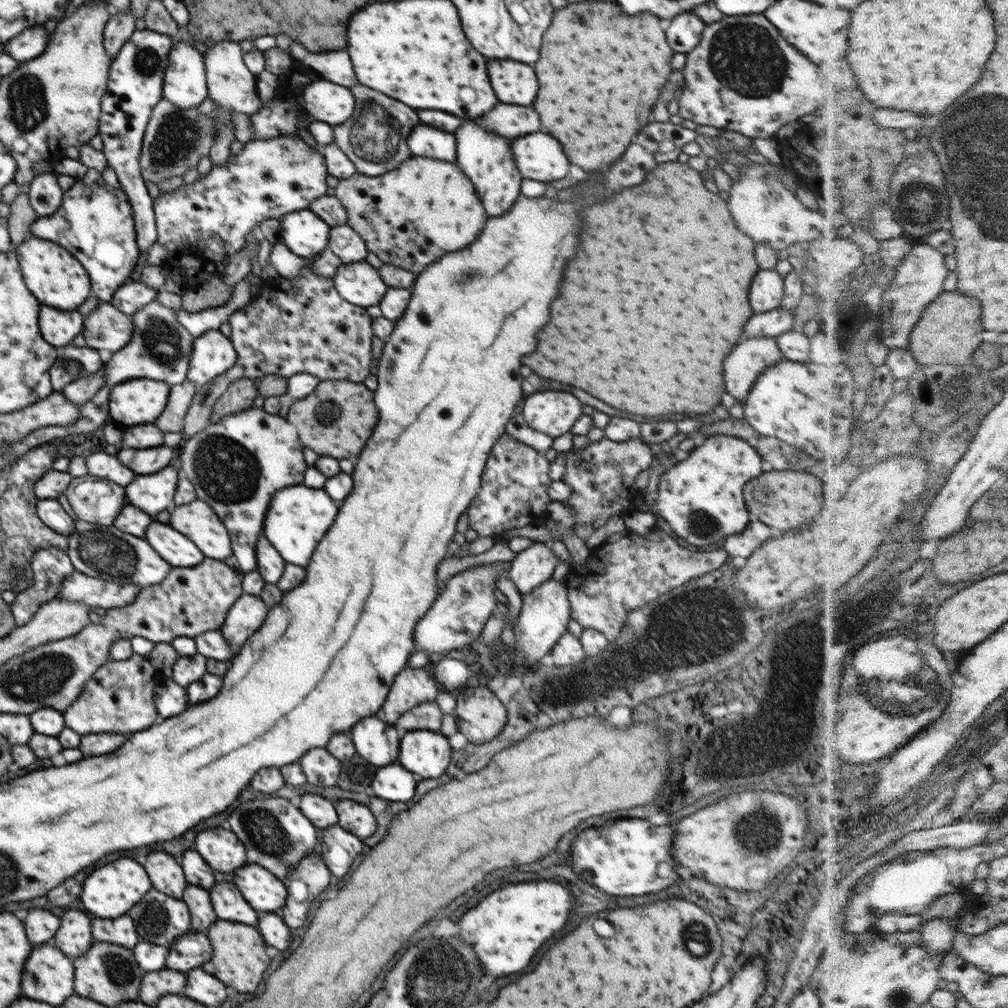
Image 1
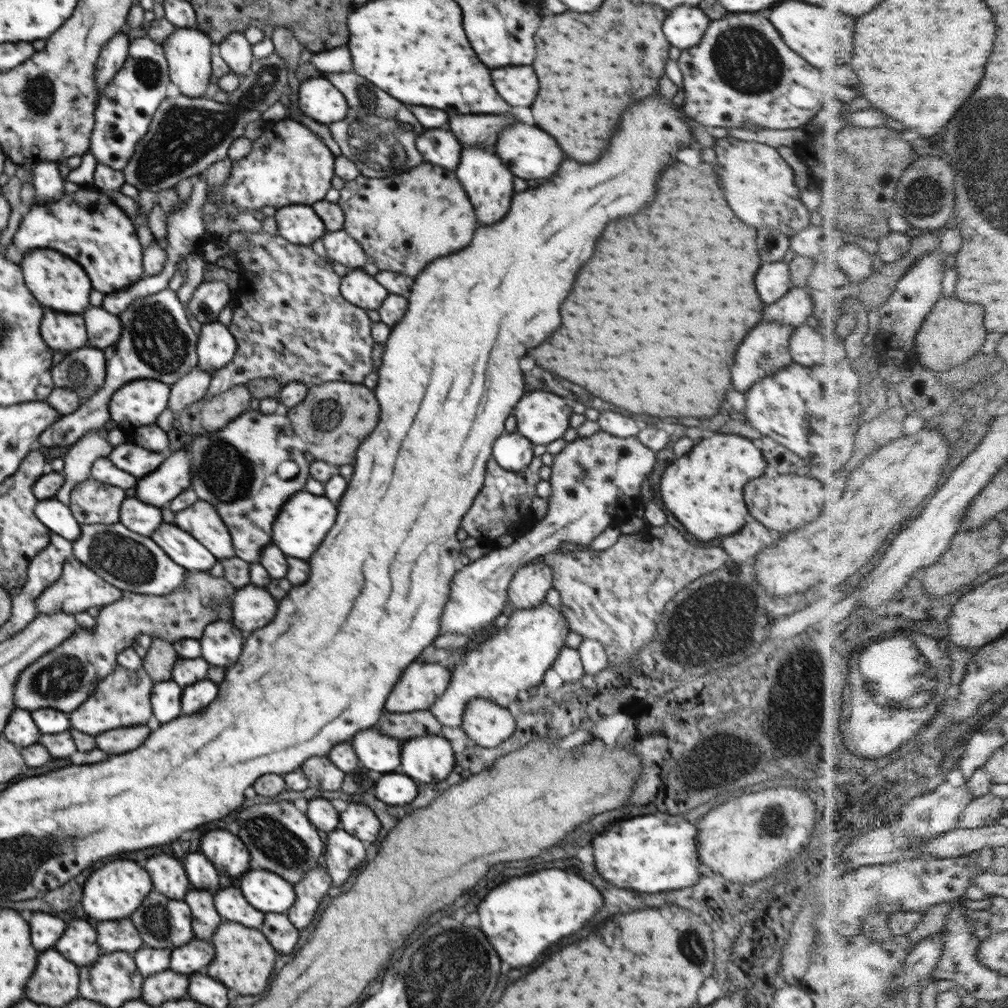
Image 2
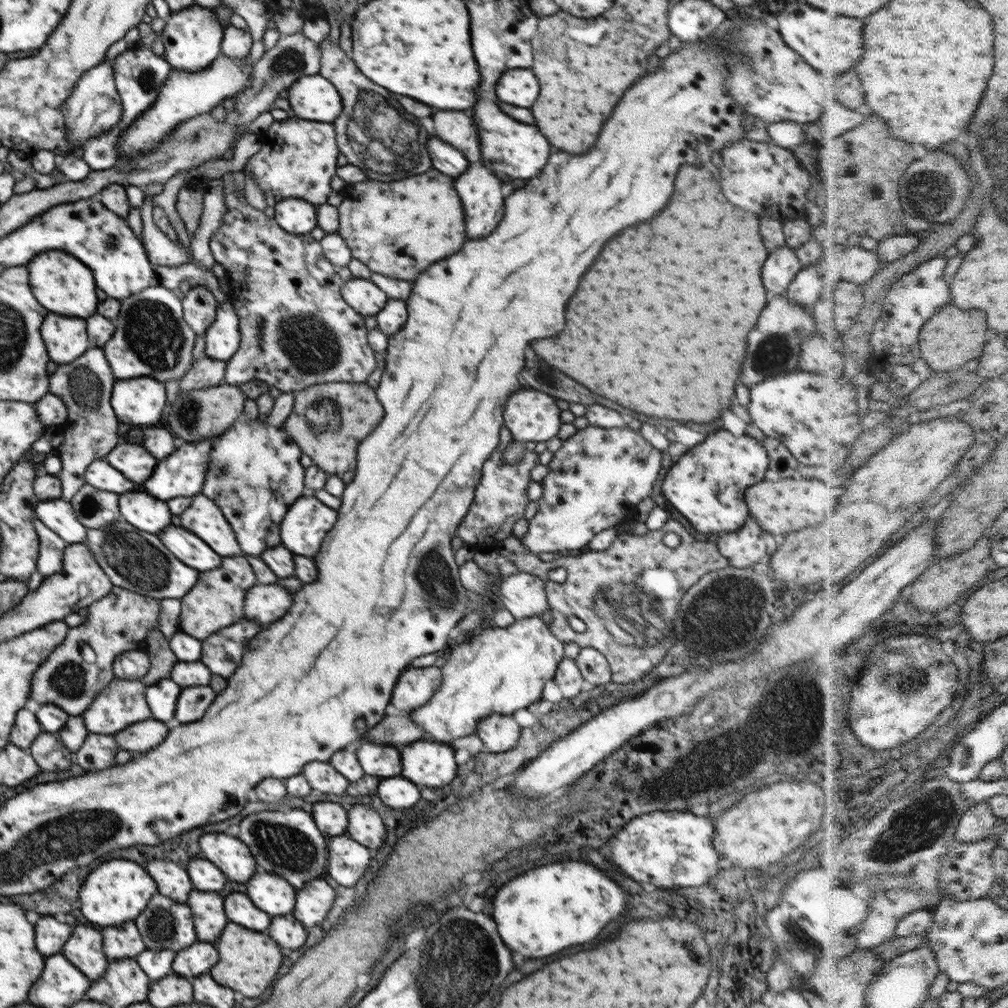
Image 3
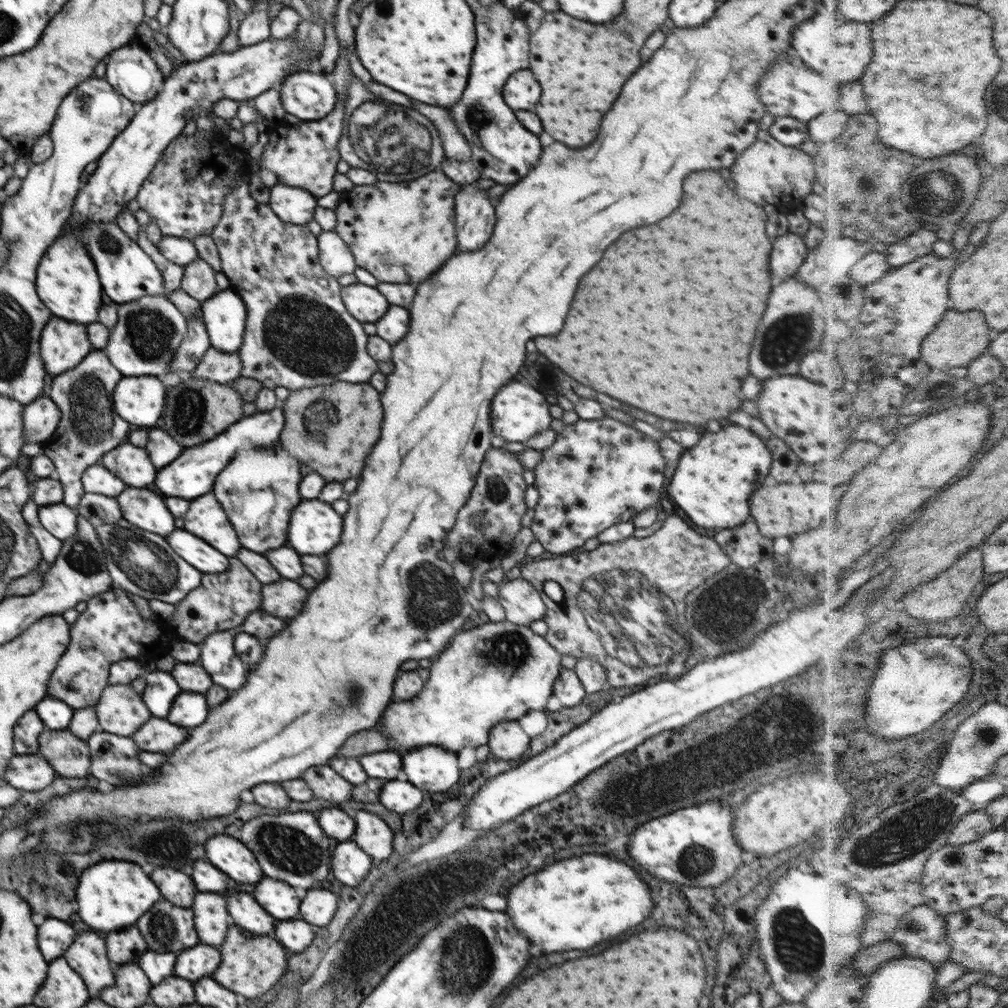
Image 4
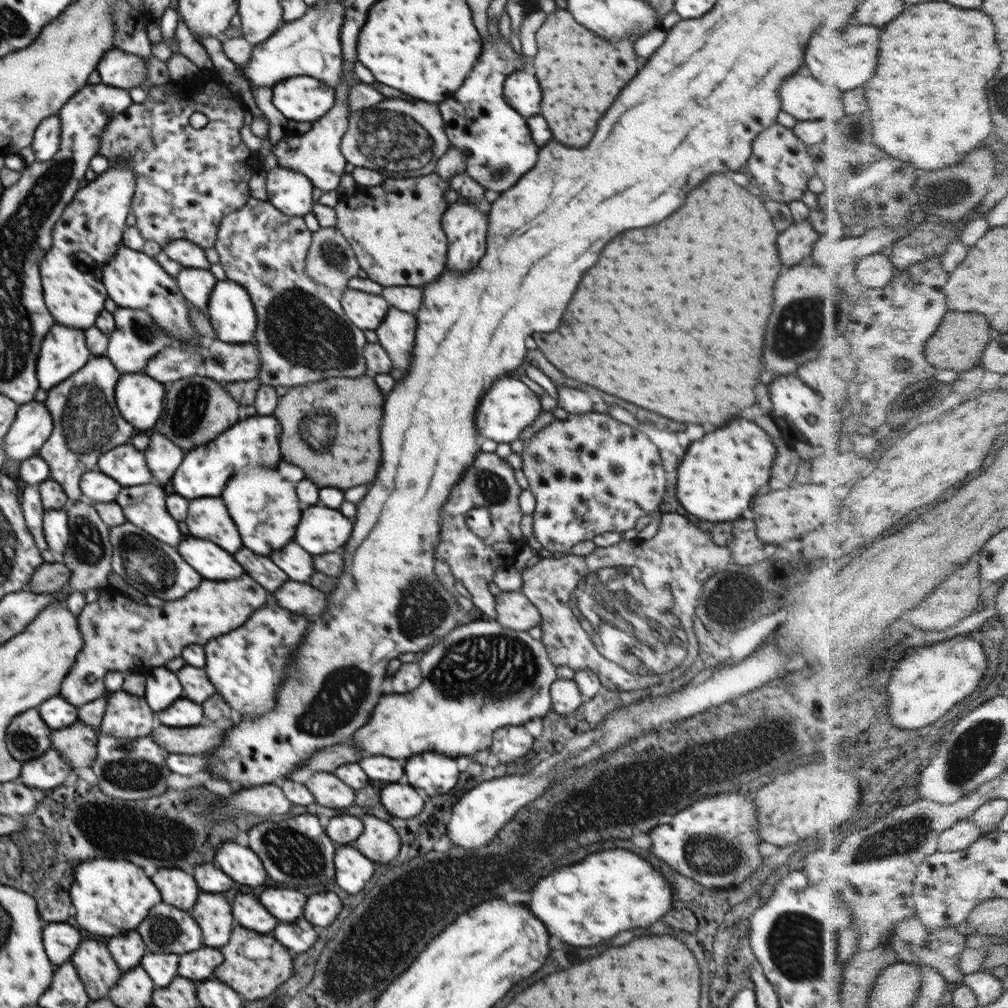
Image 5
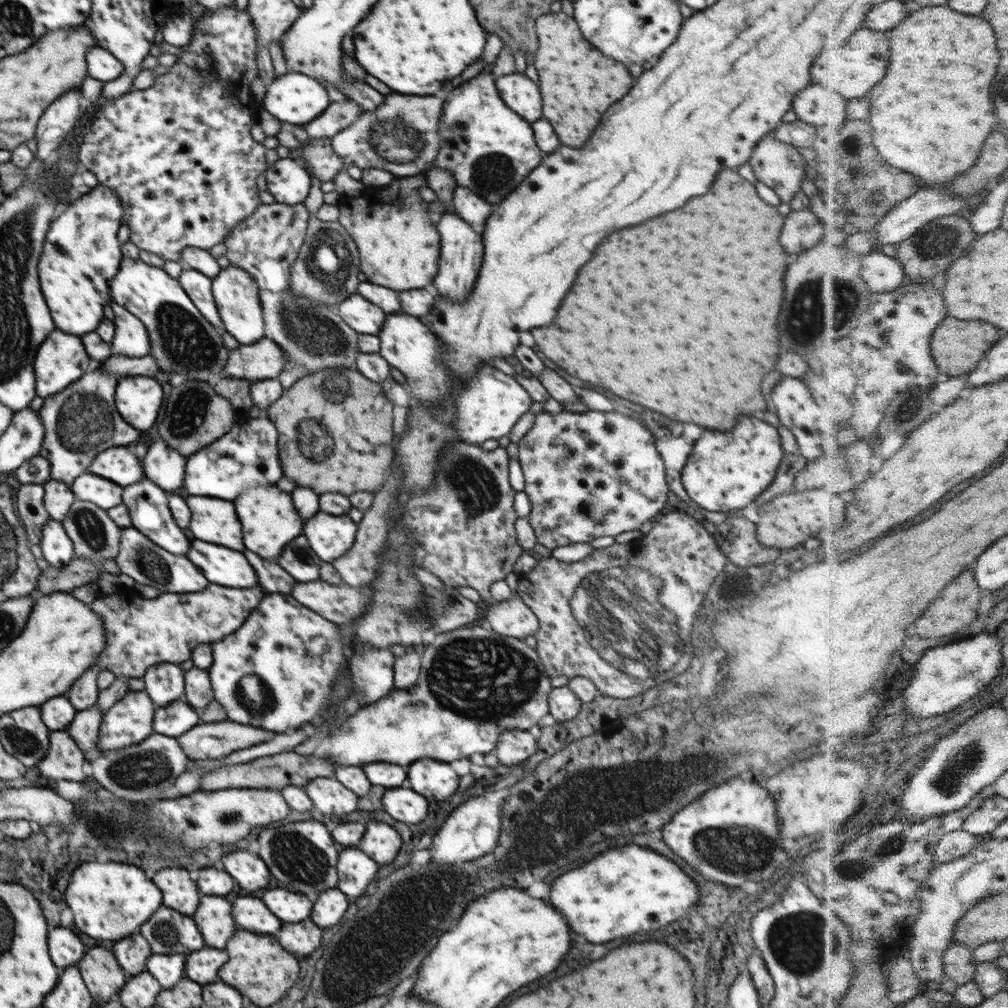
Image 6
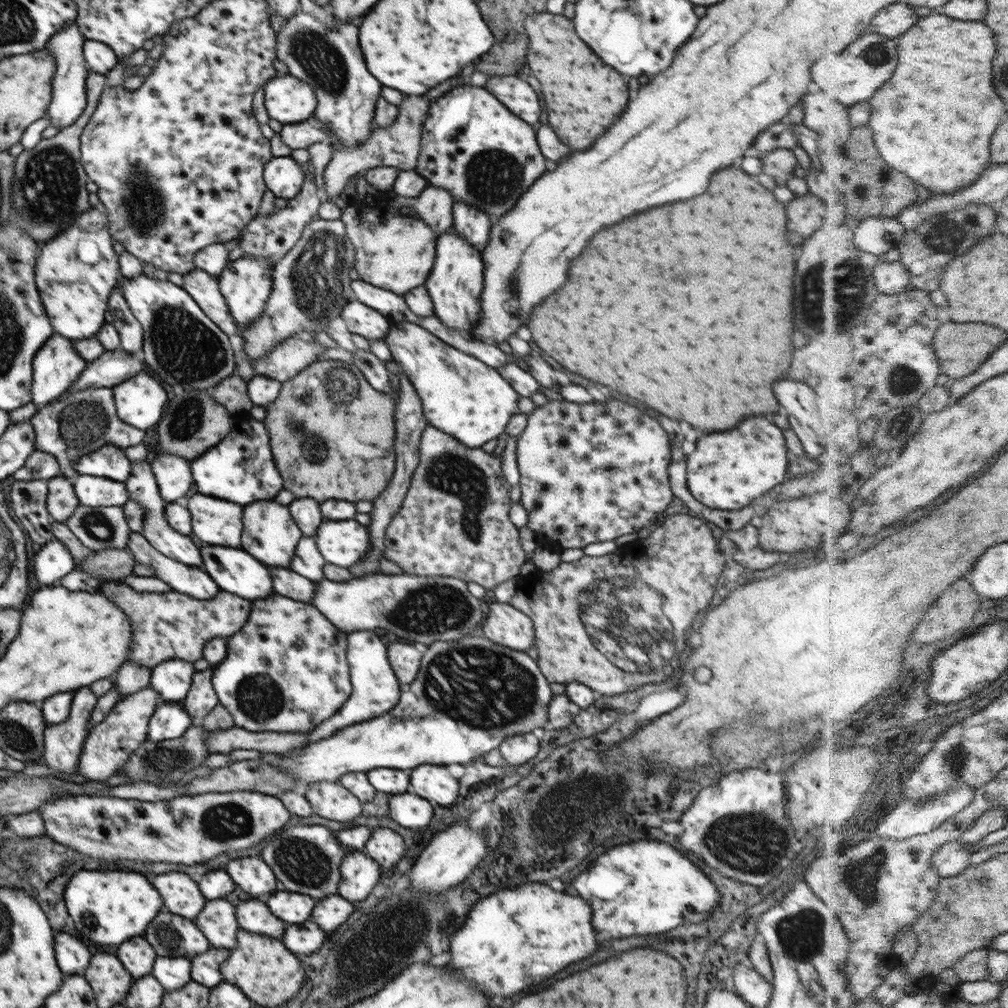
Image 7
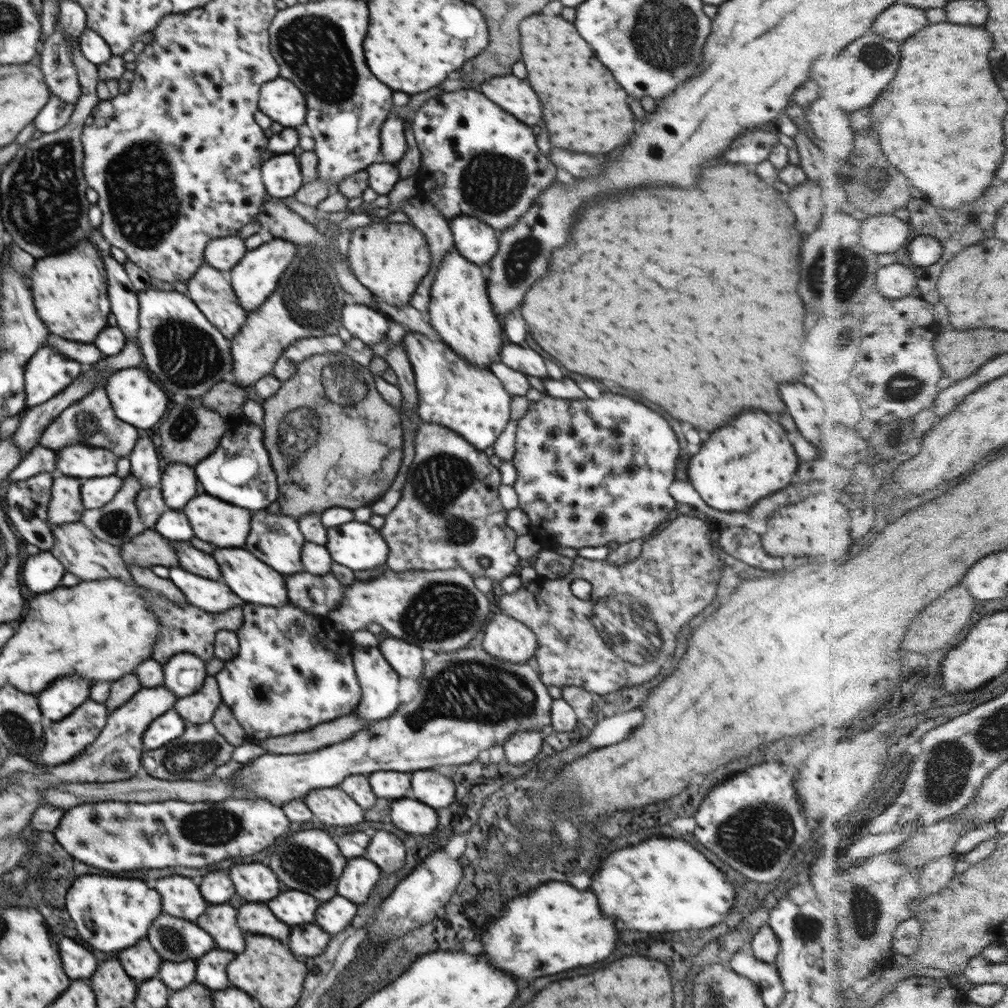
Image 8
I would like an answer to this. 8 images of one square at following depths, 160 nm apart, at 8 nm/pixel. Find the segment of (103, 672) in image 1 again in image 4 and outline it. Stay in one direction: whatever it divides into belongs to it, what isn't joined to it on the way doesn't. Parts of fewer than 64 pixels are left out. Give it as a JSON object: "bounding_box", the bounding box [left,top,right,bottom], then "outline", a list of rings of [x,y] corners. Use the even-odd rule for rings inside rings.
{"bounding_box":[94,684,153,737],"outline":[[[109,684],[94,709],[102,731],[125,737],[133,736],[153,717],[143,695],[136,693],[130,684]]]}

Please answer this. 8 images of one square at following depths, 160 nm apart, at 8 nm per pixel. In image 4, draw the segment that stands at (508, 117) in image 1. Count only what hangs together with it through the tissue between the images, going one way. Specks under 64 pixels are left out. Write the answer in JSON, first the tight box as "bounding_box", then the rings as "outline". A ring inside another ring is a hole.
{"bounding_box":[411,99,471,162],"outline":[[[411,99],[414,108],[428,116],[434,124],[436,124],[437,131],[443,142],[443,149],[445,152],[445,158],[448,160],[458,160],[460,162],[466,162],[471,160],[471,150],[467,143],[467,138],[464,138],[457,126],[454,126],[455,122],[450,118],[450,114],[444,110],[444,108],[438,108],[438,106],[428,106],[422,102],[418,102]]]}

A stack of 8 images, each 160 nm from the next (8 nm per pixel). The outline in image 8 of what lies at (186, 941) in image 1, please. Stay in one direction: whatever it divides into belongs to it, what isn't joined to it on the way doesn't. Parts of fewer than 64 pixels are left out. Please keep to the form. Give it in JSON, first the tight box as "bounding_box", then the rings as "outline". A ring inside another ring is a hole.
{"bounding_box":[196,950,234,990],"outline":[[[212,950],[196,960],[196,982],[212,988],[224,990],[230,986],[226,976],[226,966],[234,960],[234,954],[224,950]]]}

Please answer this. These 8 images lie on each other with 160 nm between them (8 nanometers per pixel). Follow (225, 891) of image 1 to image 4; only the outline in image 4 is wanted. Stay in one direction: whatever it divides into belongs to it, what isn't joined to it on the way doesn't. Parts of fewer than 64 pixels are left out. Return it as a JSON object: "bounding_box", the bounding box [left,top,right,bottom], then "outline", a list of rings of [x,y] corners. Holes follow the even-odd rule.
{"bounding_box":[228,892,276,934],"outline":[[[244,892],[232,894],[228,898],[228,912],[238,926],[254,934],[268,934],[276,924],[276,920],[250,894]]]}

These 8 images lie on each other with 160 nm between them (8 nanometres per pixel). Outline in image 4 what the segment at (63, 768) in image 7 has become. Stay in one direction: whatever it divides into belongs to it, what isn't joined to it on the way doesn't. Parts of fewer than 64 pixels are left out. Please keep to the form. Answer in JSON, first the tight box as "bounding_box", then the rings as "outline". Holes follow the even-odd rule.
{"bounding_box":[1,558,263,790],"outline":[[[230,558],[229,561],[229,569],[224,574],[203,574],[200,586],[175,605],[174,614],[169,619],[142,618],[120,587],[112,586],[87,600],[86,609],[71,624],[71,641],[52,673],[47,697],[61,700],[74,710],[96,707],[102,691],[109,685],[109,668],[115,662],[146,657],[145,652],[150,650],[157,655],[165,653],[172,638],[202,644],[209,634],[240,626],[251,612],[261,608],[263,584],[241,560]],[[14,754],[10,760],[1,778],[18,790],[44,790],[58,775],[40,754]]]}

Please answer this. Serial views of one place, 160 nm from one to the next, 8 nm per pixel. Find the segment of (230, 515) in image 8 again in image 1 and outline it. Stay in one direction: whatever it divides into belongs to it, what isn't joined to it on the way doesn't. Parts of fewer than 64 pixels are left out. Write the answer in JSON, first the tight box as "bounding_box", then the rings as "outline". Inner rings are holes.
{"bounding_box":[170,499,233,561],"outline":[[[196,499],[184,506],[174,505],[170,526],[190,538],[205,557],[224,561],[233,556],[229,532],[207,502]]]}

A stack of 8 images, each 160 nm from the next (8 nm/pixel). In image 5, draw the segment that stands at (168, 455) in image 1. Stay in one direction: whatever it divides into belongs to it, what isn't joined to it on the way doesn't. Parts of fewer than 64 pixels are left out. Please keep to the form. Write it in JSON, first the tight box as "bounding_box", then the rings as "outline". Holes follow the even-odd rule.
{"bounding_box":[98,444,152,487],"outline":[[[130,444],[116,446],[98,458],[98,470],[108,474],[123,487],[140,486],[152,480],[152,474],[146,468],[144,454]]]}

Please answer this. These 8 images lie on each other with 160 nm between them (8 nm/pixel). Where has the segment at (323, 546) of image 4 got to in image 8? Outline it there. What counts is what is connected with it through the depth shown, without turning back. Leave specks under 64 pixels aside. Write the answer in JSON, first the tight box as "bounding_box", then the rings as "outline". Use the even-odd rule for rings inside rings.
{"bounding_box":[324,522,388,570],"outline":[[[346,522],[327,528],[324,546],[333,562],[354,570],[377,569],[387,564],[388,545],[380,531],[368,523]]]}

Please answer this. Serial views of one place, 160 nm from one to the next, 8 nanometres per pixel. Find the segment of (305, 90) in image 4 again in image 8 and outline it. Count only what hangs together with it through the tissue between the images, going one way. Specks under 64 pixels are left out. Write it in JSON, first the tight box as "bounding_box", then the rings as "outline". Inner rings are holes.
{"bounding_box":[258,76,306,129],"outline":[[[280,76],[260,87],[258,108],[283,127],[301,129],[306,122],[304,95],[293,82]]]}

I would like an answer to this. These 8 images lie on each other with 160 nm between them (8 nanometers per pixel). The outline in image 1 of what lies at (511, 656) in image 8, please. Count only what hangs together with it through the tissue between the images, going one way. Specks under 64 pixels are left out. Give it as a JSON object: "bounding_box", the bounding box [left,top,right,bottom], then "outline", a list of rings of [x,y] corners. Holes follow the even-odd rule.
{"bounding_box":[507,541,558,595],"outline":[[[534,541],[507,564],[509,578],[523,595],[528,594],[552,577],[558,562],[545,542]]]}

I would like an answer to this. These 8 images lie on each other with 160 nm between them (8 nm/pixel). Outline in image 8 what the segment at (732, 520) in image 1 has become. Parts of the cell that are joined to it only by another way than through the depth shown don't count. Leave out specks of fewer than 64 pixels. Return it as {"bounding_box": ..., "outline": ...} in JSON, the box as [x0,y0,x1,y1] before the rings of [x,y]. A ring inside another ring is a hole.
{"bounding_box":[688,412,798,512],"outline":[[[744,412],[702,444],[700,452],[690,460],[688,478],[708,506],[734,512],[750,508],[760,498],[786,488],[796,468],[798,458],[782,426],[764,412]]]}

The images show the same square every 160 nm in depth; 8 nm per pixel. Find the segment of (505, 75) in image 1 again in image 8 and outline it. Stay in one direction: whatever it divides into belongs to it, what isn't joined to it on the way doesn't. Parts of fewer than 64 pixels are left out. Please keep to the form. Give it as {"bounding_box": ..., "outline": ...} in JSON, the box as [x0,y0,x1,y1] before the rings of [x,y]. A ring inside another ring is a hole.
{"bounding_box":[480,76,542,126],"outline":[[[500,76],[500,78],[490,78],[480,86],[481,93],[486,98],[512,116],[520,118],[520,122],[528,126],[534,126],[540,122],[542,118],[540,100],[524,80],[516,76]]]}

